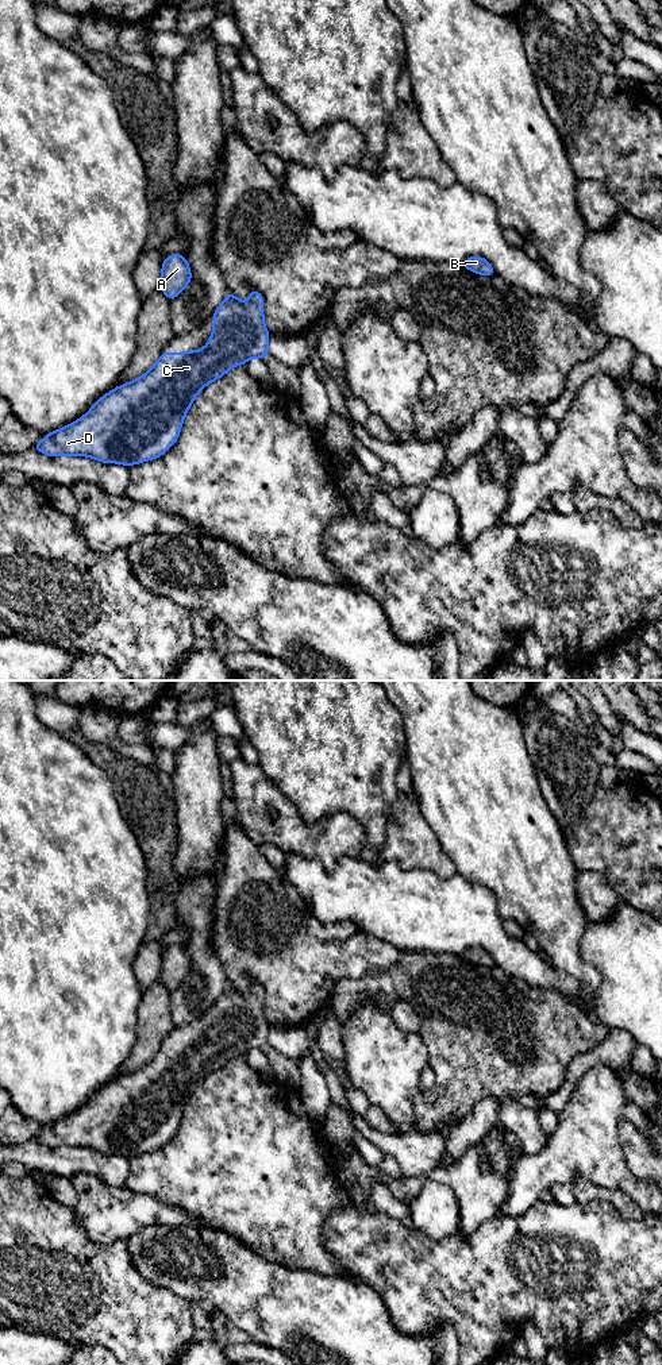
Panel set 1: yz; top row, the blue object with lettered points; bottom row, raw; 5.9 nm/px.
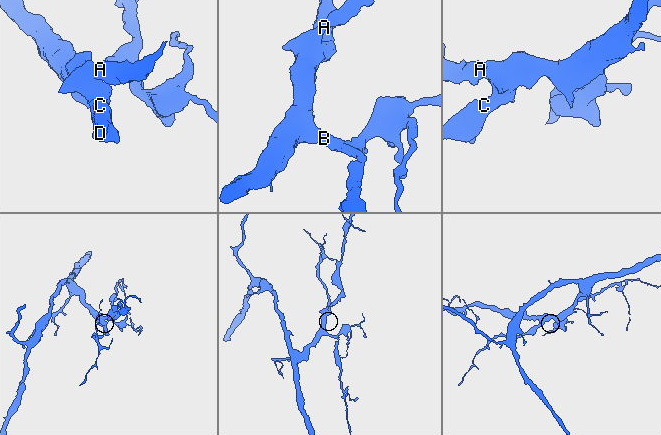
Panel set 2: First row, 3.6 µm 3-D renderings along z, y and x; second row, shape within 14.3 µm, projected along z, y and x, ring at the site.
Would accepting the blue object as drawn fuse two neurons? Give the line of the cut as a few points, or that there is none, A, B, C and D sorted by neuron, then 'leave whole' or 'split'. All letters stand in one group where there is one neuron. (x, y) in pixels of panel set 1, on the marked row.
no cut; A B C D; leave whole

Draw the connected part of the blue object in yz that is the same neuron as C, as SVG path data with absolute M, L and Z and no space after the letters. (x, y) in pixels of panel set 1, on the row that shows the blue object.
M250 289L246 302L230 292L213 312L212 324L212 335L204 348L180 354L162 351L147 373L105 393L81 419L47 433L32 448L47 456L89 456L124 466L159 458L178 439L185 414L204 386L222 378L230 369L246 365L250 358L270 355L263 297L255 289Z

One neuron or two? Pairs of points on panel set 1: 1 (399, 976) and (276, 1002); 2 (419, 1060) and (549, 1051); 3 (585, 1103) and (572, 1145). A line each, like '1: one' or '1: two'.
1: two
2: two
3: one

